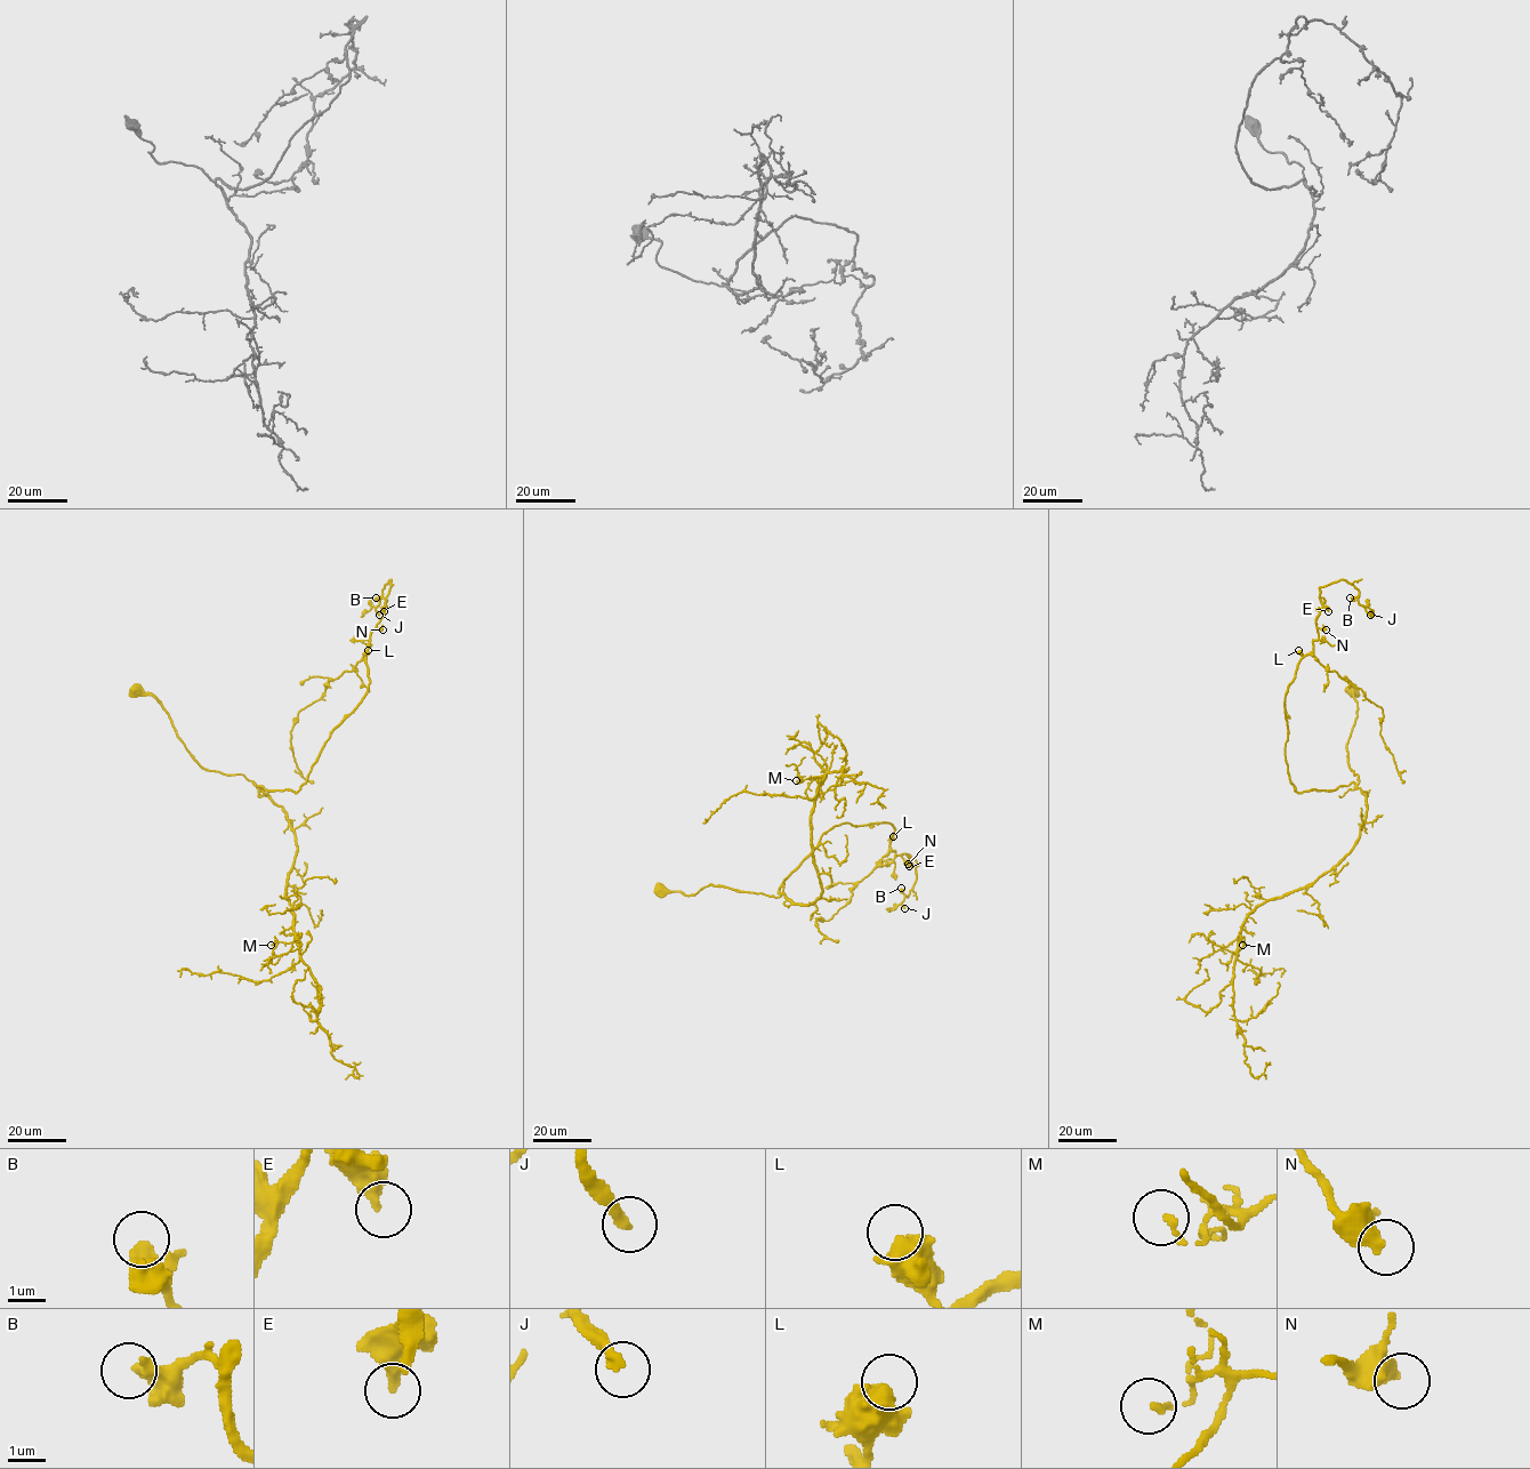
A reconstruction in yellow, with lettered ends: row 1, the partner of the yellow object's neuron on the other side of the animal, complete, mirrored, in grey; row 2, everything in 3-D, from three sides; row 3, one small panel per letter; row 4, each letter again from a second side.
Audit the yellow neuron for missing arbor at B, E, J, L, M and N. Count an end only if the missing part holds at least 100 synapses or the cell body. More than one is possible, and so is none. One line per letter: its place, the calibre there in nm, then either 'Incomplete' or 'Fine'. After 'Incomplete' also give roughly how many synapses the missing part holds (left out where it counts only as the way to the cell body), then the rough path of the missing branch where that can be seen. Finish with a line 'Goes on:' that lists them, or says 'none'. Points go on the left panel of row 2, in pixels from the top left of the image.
B: Place: (376, 597). Thickness 340 nm. Fine
E: Place: (384, 611). Thickness 400 nm. Fine
J: Place: (379, 615). Thickness 300 nm. Incomplete. Roughly 150 synapses. Course of what is missing: (379, 615), (387, 626), (373, 657), (377, 677), (357, 692), (346, 713), (346, 769), (333, 776), (329, 789)
L: Place: (368, 650). Thickness 650 nm. Fine
M: Place: (271, 945). Thickness 170 nm. Fine
N: Place: (383, 629). Thickness 480 nm. Fine
Goes on: J

